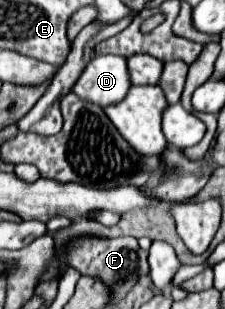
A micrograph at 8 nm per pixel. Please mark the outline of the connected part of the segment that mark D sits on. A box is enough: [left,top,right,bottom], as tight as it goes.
[73,55,131,107]

